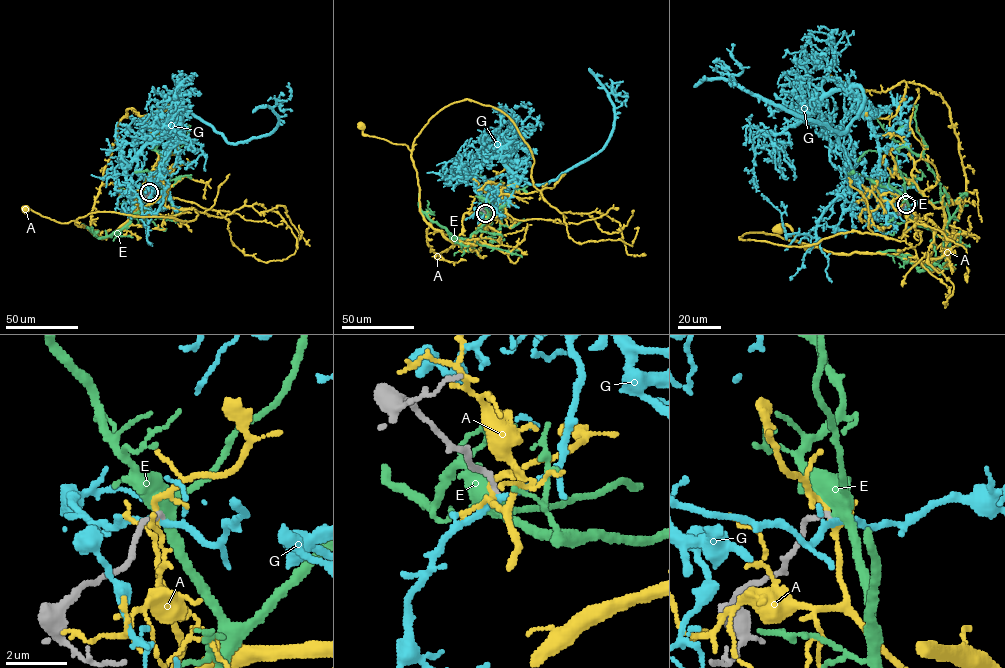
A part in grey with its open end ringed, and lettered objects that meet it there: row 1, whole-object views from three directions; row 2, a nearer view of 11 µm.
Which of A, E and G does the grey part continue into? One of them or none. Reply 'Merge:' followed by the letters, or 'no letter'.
Merge: E

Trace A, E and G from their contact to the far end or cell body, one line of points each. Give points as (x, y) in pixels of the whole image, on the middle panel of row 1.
A: (485, 213), (486, 222), (468, 240), (449, 241), (421, 214), (416, 169), (408, 147), (366, 135), (361, 126)
E: (485, 213), (471, 243), (500, 227), (503, 215), (488, 206), (500, 180)
G: (485, 213), (489, 200), (515, 177), (548, 184), (596, 154), (613, 126), (609, 94), (623, 102), (624, 95)

